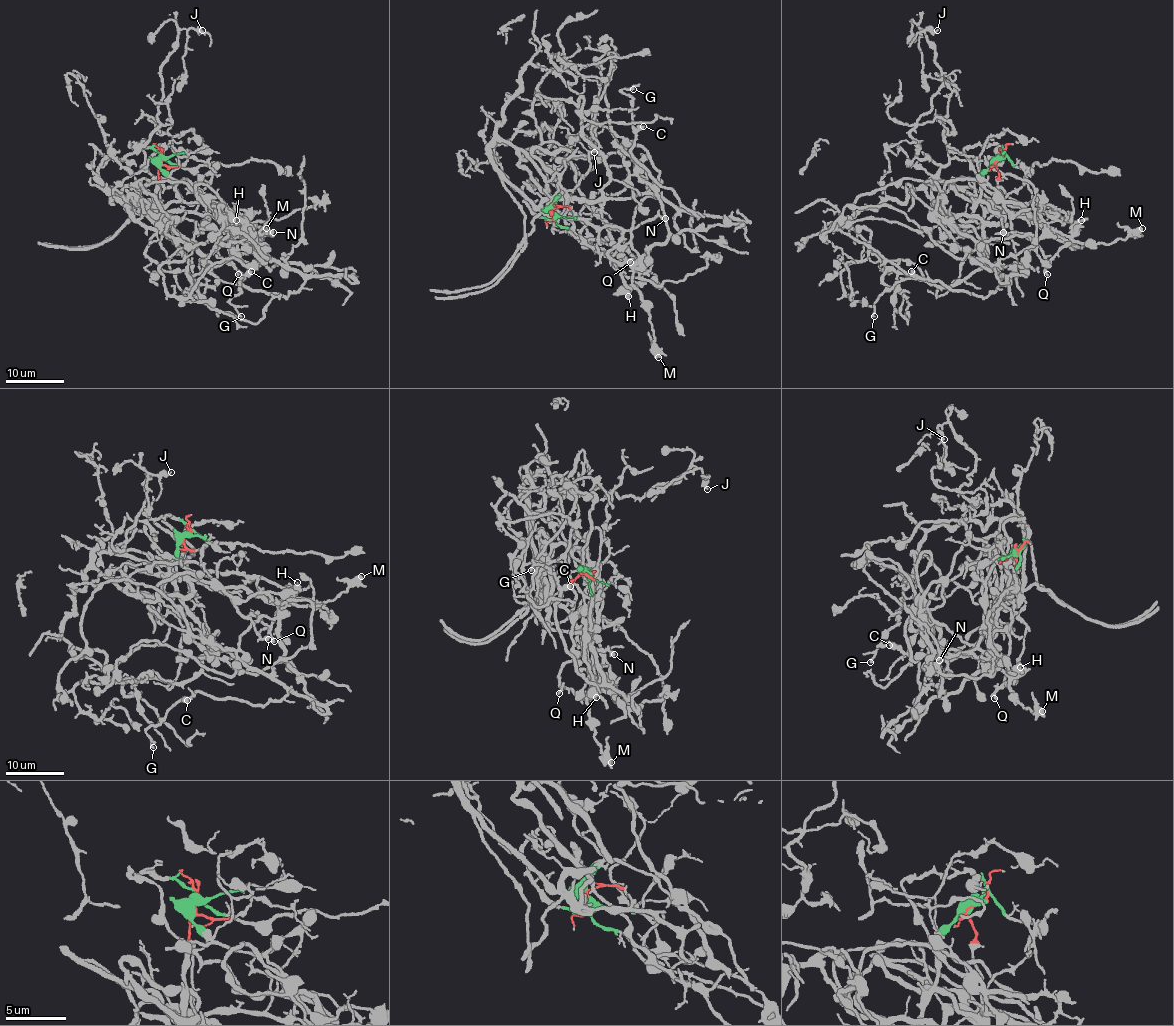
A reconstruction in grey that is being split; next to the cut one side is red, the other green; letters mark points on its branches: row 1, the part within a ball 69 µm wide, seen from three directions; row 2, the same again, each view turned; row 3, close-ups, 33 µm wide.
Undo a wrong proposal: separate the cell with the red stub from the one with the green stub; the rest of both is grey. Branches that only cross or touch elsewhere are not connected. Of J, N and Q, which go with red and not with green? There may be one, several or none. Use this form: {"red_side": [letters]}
{"red_side": ["N", "Q"]}

